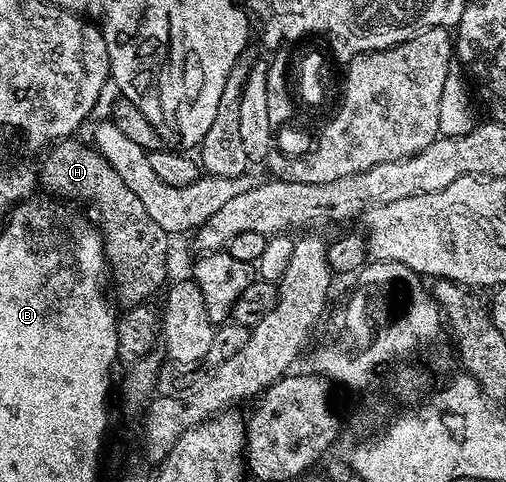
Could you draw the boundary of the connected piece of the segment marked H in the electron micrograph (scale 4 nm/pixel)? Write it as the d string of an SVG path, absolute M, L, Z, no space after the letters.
M74 136L64 138L45 151L41 159L40 186L46 189L43 191L47 195L73 200L85 207L102 232L102 245L112 275L113 297L119 303L122 301L123 307L134 308L150 300L148 298L158 289L161 291L167 285L166 261L170 258L172 238L164 232L164 228L160 228L160 224L156 224L156 220L152 220L152 216L148 216L144 204L140 204L140 199L128 189L128 184L112 172L108 160L104 160L93 145L86 143L85 146L78 140Z

